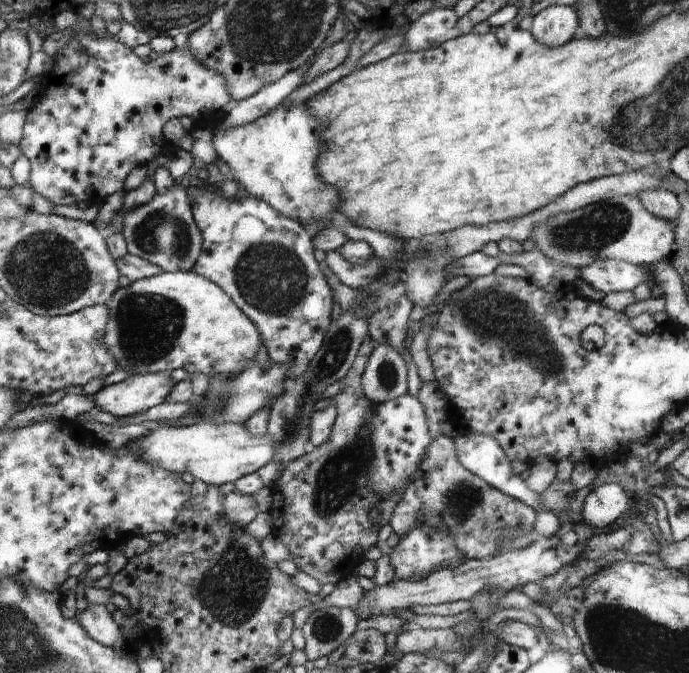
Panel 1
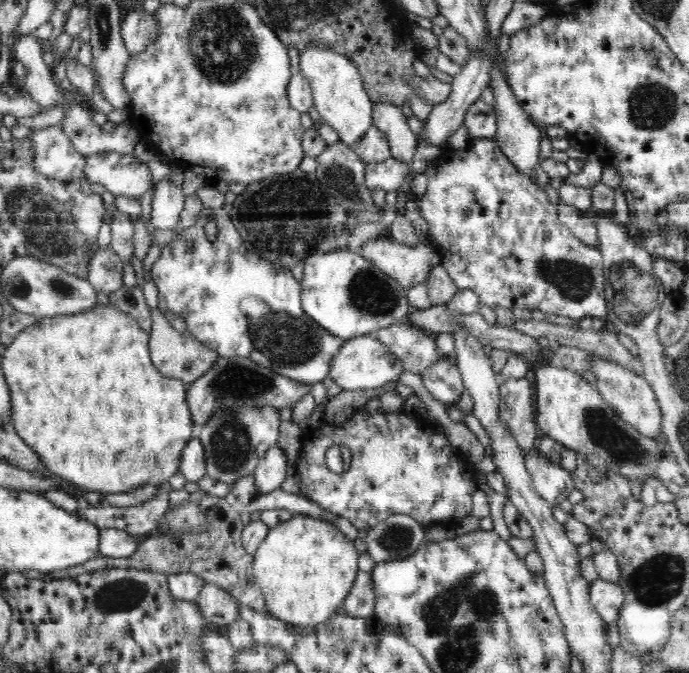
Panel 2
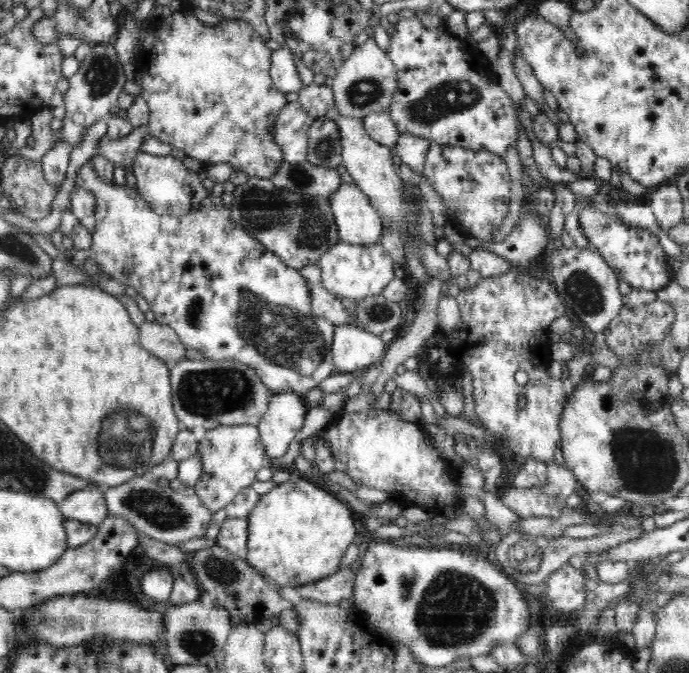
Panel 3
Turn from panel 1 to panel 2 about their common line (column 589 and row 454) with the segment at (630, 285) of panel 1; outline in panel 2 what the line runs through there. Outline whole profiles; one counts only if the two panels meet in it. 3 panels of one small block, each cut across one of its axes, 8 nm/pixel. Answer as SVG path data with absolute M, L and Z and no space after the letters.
M276 443L259 458L253 472L258 495L270 494L282 486L286 480L287 458L284 451Z

